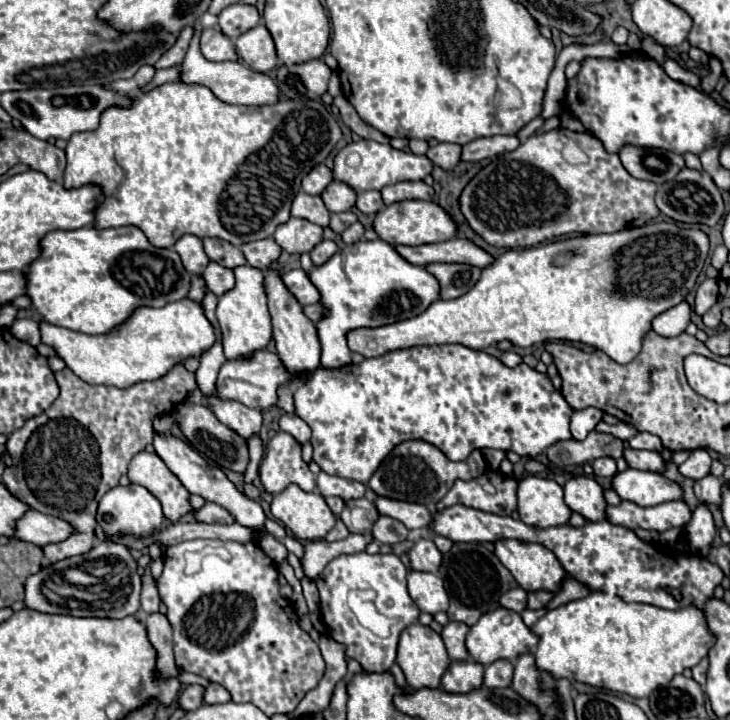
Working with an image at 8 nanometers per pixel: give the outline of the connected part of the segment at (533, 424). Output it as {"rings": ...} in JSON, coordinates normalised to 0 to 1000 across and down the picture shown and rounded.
{"rings":[[[634,479],[563,482],[500,499],[492,507],[473,507],[467,513],[437,510],[426,521],[426,529],[415,529],[404,543],[404,568],[429,596],[429,640],[451,660],[495,671],[505,668],[541,618],[563,610],[596,618],[618,640],[634,640],[648,624],[662,621],[686,626],[703,624],[708,632],[733,635],[752,618],[782,607],[782,568],[771,549],[758,540],[749,521],[736,518],[719,504],[697,513],[681,496]]]}

